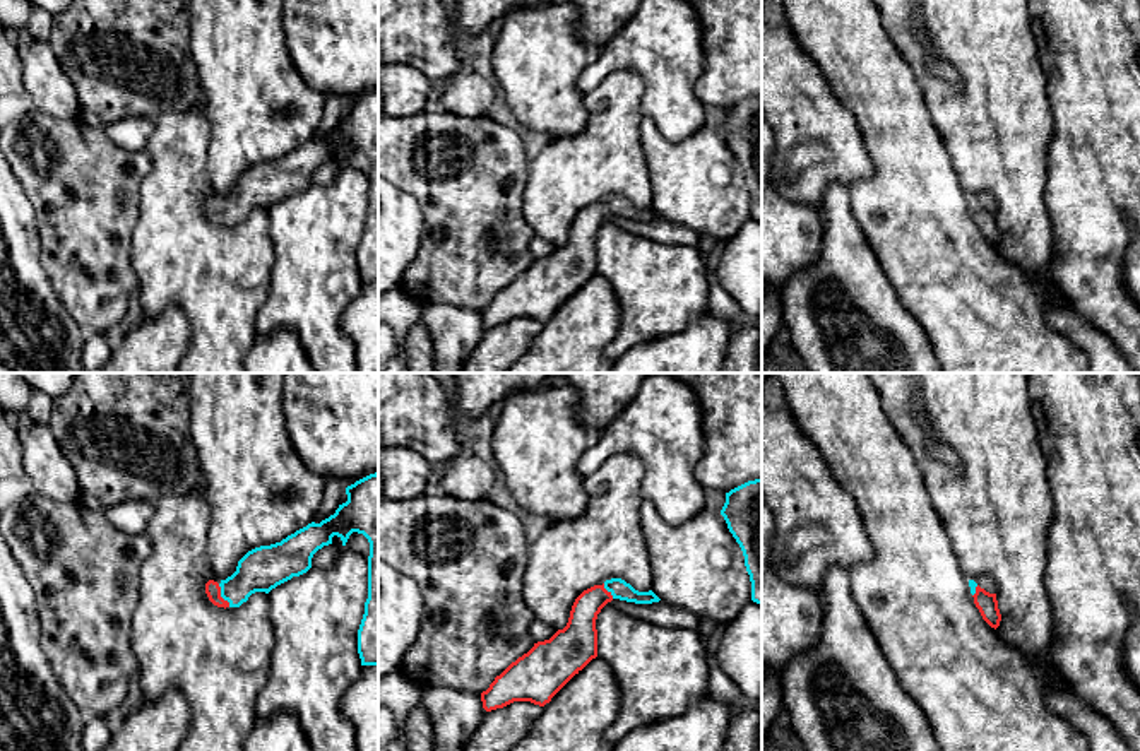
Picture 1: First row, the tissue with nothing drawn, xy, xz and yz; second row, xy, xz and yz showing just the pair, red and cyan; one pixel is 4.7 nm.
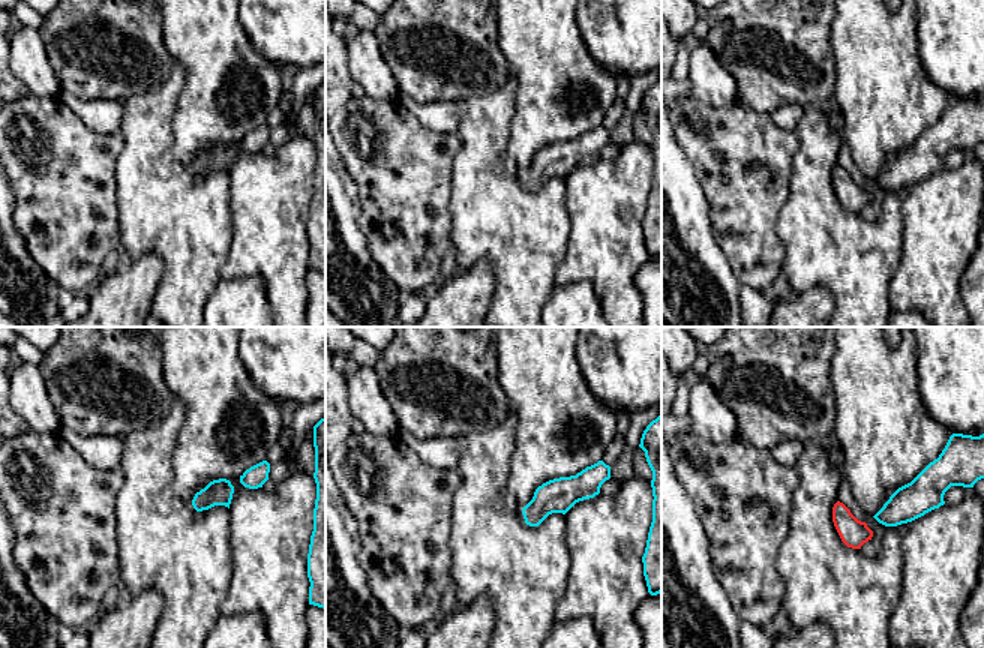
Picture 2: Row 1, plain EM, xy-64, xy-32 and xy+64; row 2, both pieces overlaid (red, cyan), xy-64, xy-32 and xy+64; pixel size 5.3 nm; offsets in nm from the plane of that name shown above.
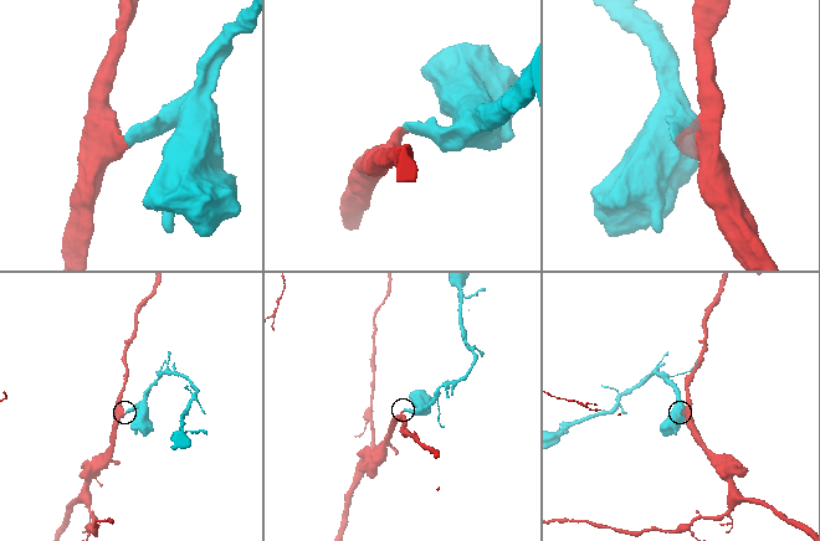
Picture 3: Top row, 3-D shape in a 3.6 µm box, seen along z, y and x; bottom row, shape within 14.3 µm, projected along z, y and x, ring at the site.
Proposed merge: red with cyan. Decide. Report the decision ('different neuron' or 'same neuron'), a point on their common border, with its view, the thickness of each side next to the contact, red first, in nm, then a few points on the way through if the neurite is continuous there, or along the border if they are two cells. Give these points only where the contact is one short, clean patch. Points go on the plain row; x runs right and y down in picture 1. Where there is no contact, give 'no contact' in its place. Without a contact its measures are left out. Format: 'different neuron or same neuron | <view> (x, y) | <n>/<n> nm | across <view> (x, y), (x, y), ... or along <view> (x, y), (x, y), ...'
same neuron | xy (219, 212) | 70/200 nm | across xy (213, 206), (219, 212), (235, 207), (262, 185)

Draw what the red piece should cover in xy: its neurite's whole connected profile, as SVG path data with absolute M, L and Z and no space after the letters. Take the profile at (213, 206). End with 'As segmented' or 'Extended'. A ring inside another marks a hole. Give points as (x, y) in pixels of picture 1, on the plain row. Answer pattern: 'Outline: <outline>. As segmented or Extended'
Outline: M378 89L347 103L346 111L347 118L320 140L312 139L281 159L248 168L231 193L219 200L209 197L205 210L217 224L240 224L252 210L269 210L306 190L313 171L332 161L334 152L346 163L353 149L363 151L370 159L368 216L358 246L358 270L361 282L378 282Z. Extended

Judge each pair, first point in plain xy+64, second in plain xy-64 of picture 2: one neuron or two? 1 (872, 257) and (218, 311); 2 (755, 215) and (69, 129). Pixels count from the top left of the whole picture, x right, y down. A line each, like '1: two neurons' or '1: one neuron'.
1: two neurons
2: one neuron

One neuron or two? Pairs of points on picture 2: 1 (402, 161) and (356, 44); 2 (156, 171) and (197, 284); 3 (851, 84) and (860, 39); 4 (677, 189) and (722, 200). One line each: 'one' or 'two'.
1: two
2: one
3: one
4: two

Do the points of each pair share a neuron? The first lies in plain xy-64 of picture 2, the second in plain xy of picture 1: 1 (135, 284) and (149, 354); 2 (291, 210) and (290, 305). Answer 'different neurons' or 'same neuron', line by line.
1: same neuron
2: same neuron

